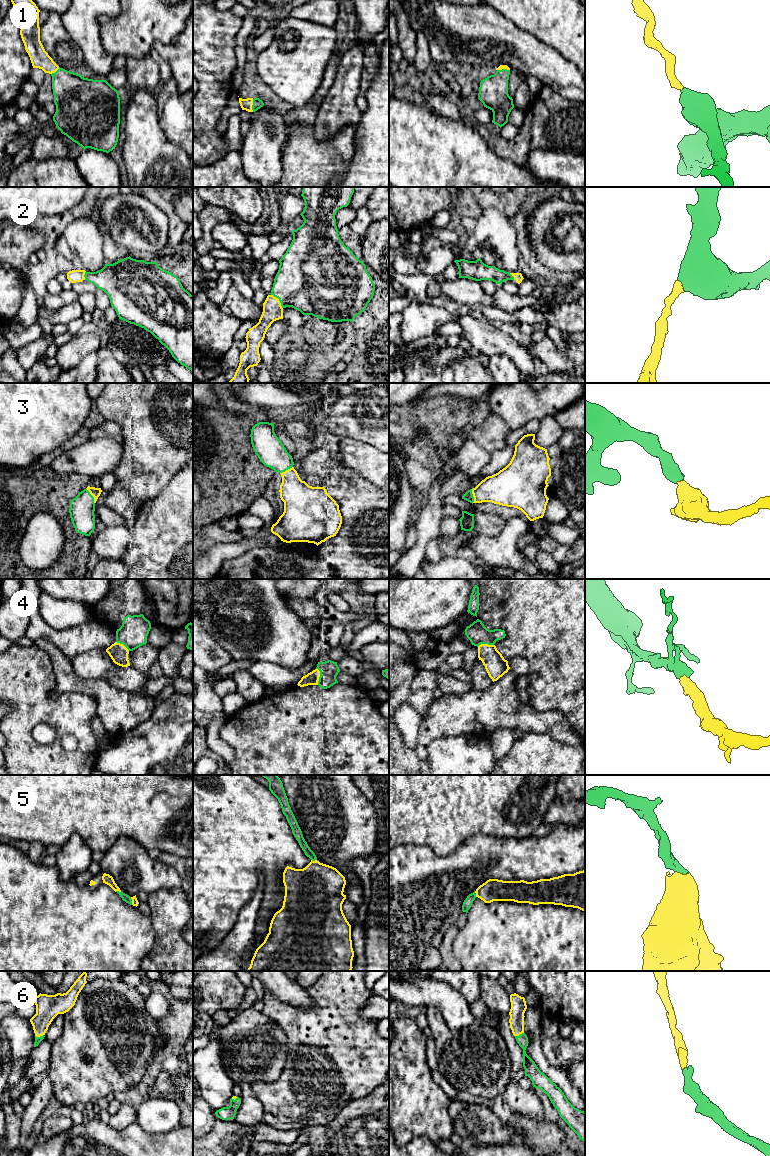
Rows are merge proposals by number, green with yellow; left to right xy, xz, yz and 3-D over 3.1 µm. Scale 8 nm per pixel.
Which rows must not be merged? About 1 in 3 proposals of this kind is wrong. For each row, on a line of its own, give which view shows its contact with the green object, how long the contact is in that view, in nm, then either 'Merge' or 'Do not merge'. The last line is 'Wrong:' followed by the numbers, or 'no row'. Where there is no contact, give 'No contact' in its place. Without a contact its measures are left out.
1: Touches green in xz. Shared border 100 nm. Merge
2: Touches green in xz. Shared border 150 nm. Merge
3: Touches green in xy. Shared border 140 nm. Merge
4: Touches green in xz. Shared border 140 nm. Merge
5: Touches green in xz. Shared border 50 nm. Merge
6: Touches green in xy. Shared border 70 nm. Merge
Wrong: no row

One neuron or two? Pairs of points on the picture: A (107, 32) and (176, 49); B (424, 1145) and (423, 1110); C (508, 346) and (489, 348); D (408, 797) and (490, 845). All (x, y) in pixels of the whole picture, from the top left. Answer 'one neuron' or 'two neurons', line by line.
A: two neurons
B: two neurons
C: one neuron
D: two neurons

